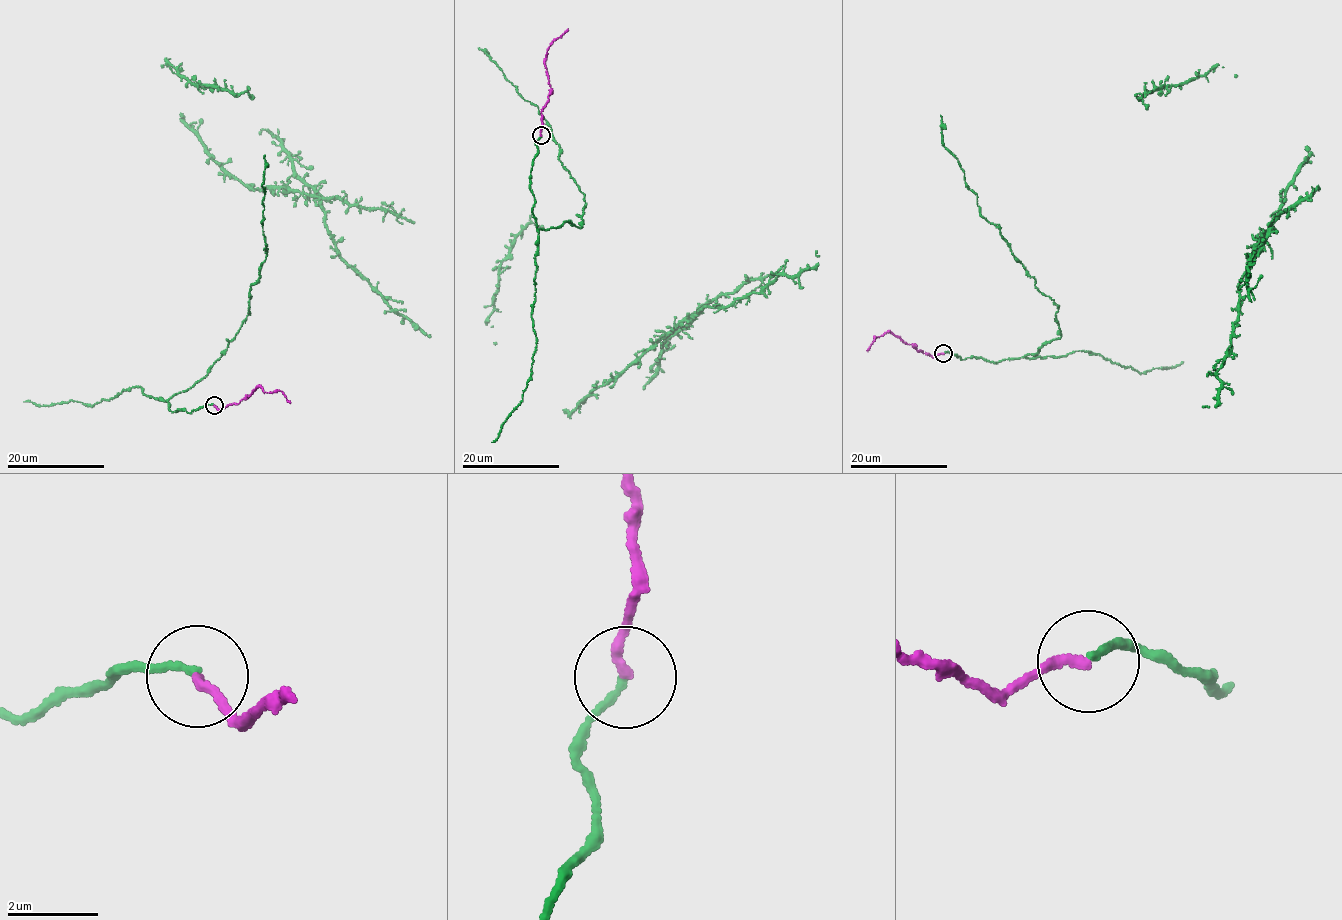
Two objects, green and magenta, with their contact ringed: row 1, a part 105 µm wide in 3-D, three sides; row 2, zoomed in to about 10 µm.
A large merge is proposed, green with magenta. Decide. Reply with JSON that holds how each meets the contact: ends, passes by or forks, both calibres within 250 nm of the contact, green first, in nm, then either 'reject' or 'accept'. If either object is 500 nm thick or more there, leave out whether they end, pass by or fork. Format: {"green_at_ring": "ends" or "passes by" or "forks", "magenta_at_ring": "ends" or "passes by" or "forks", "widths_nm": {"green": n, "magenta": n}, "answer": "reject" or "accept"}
{"green_at_ring": "ends", "magenta_at_ring": "ends", "widths_nm": {"green": 160, "magenta": 190}, "answer": "accept"}

